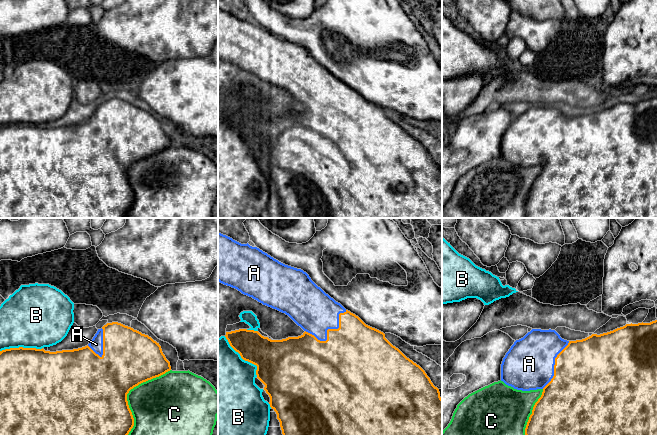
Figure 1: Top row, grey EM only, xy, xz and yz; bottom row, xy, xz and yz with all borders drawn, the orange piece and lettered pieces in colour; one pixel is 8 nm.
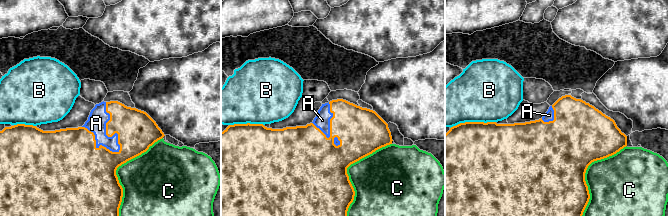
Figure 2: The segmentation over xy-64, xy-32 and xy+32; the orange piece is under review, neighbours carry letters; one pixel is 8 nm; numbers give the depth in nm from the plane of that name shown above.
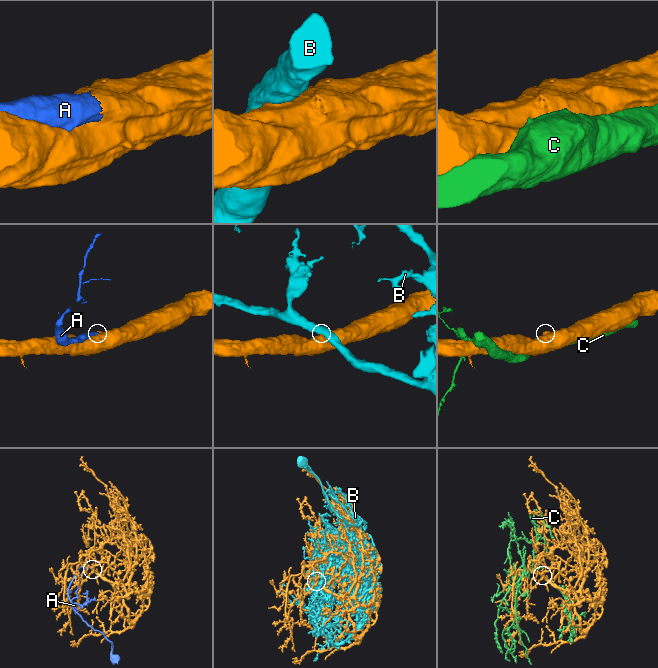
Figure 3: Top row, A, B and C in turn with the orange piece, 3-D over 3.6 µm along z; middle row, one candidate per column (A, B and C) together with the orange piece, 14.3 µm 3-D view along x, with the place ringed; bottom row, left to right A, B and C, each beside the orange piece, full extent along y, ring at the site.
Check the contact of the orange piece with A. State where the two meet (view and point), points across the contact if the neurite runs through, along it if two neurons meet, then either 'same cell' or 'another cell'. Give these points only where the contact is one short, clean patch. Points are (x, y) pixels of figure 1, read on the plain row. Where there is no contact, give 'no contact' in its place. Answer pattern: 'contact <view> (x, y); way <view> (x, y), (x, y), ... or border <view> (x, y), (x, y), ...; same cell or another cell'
contact xz (327, 106); same cell

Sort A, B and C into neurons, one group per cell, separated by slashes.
A / B / C

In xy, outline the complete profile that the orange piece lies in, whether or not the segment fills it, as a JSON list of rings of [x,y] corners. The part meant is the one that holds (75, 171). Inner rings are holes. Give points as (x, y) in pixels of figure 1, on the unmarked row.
[[[118,98],[107,99],[85,123],[56,128],[36,124],[10,124],[0,127],[0,218],[126,218],[134,202],[127,170],[139,160],[159,153],[171,146],[159,119],[148,111]]]

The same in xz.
[[[218,8],[218,57],[237,65],[263,81],[285,89],[305,107],[301,112],[282,116],[271,116],[258,107],[247,105],[226,108],[225,111],[230,122],[240,130],[243,136],[257,142],[257,154],[265,161],[264,166],[270,173],[270,183],[277,190],[283,218],[442,218],[442,174],[439,165],[433,161],[425,147],[393,122],[383,108],[366,101],[358,92],[326,70],[306,48],[279,38],[257,23],[252,23],[248,19],[241,20]]]

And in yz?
[[[657,96],[650,99],[626,100],[600,111],[576,117],[567,117],[555,106],[532,105],[516,116],[501,140],[501,157],[517,166],[542,165],[525,204],[526,218],[657,218]]]

